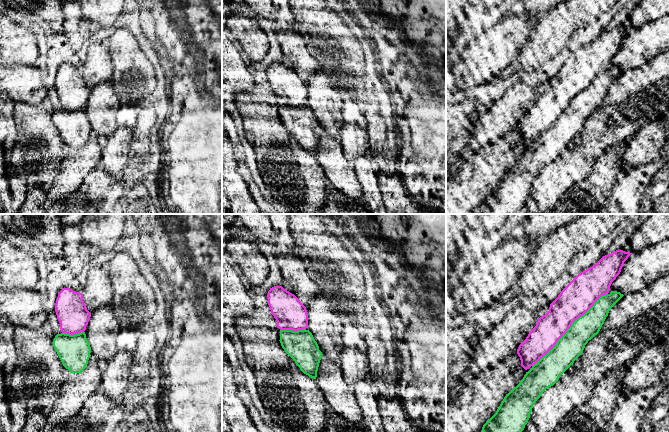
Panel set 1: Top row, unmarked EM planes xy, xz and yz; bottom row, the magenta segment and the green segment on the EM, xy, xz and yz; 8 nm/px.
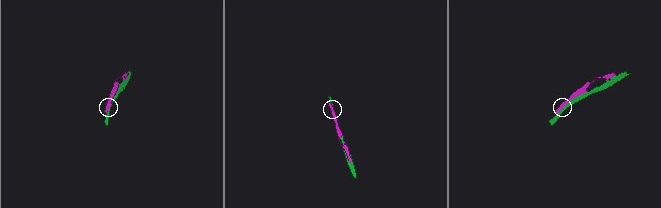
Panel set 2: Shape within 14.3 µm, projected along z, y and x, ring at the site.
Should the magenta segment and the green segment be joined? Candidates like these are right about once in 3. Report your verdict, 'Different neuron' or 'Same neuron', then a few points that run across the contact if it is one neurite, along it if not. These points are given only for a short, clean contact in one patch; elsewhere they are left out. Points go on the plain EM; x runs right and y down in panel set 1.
Different neuron

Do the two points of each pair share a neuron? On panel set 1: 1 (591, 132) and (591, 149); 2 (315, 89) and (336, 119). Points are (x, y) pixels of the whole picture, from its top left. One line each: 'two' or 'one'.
1: one
2: one

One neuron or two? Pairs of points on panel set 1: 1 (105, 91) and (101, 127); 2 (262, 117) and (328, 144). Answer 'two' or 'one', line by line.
1: one
2: two

